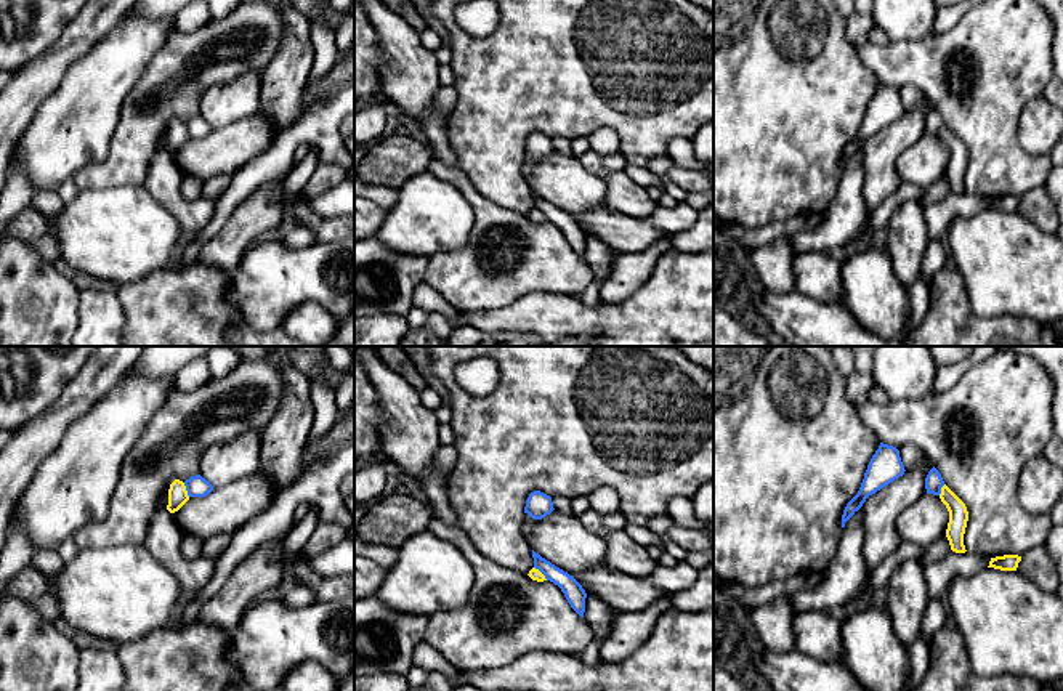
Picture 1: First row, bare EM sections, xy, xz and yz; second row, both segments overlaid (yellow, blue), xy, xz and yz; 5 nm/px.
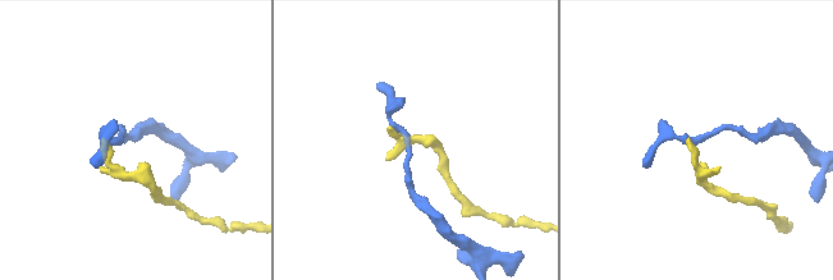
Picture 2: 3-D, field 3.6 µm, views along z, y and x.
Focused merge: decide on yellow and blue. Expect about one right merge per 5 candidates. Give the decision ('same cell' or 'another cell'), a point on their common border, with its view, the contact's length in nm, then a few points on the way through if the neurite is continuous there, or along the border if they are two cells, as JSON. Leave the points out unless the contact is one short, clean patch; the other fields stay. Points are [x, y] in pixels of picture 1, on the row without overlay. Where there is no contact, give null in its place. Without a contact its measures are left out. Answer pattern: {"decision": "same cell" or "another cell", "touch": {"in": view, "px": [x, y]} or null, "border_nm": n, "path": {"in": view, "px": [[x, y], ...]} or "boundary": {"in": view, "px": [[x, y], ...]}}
{"decision": "another cell", "touch": {"in": "xz", "px": [541, 214]}, "border_nm": 100, "boundary": {"in": "xz", "px": [[534, 207], [547, 220]]}}

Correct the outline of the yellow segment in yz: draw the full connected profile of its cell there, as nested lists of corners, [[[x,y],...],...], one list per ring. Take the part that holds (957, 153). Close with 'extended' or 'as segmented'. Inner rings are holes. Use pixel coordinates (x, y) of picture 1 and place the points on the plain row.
[[[946,125],[941,128],[940,139],[949,152],[946,178],[951,191],[956,194],[965,194],[964,175],[968,162],[967,147]]]; as segmented

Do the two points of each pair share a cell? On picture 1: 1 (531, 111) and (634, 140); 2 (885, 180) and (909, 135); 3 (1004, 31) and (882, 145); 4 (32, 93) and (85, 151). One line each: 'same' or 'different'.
1: same
2: same
3: different
4: different

